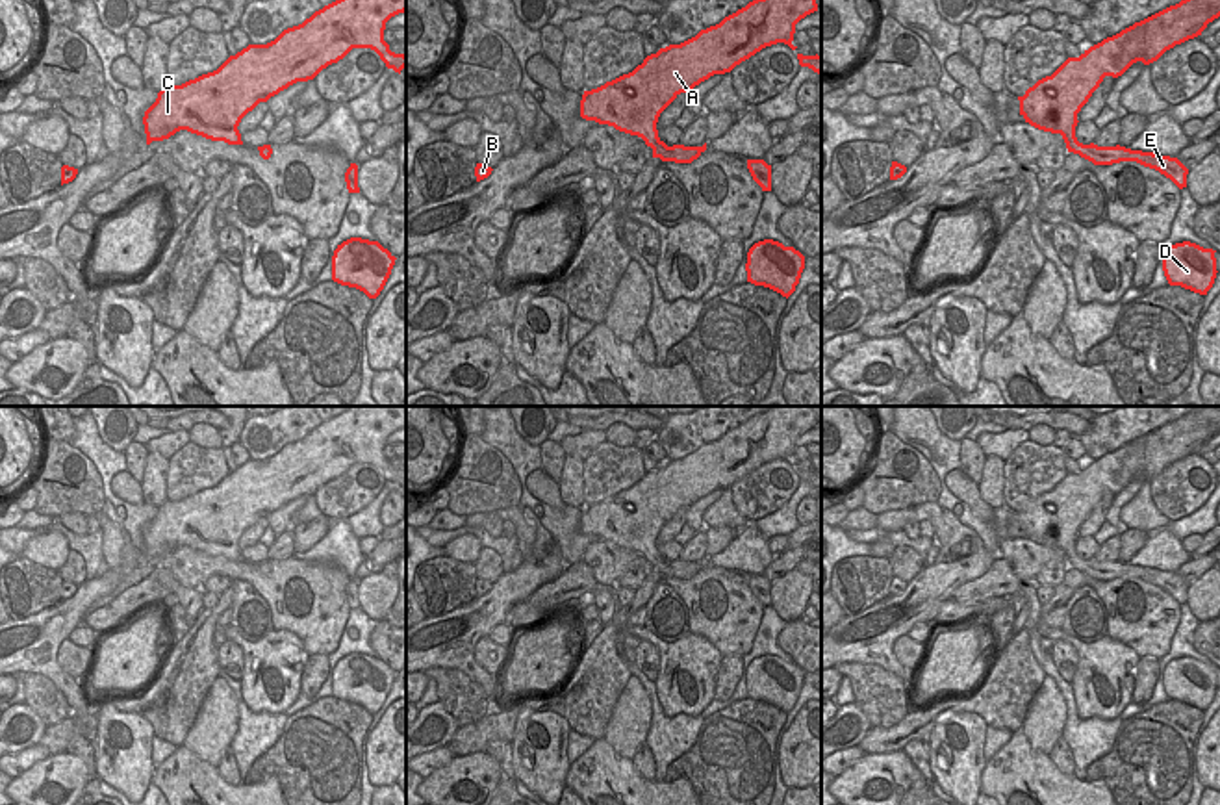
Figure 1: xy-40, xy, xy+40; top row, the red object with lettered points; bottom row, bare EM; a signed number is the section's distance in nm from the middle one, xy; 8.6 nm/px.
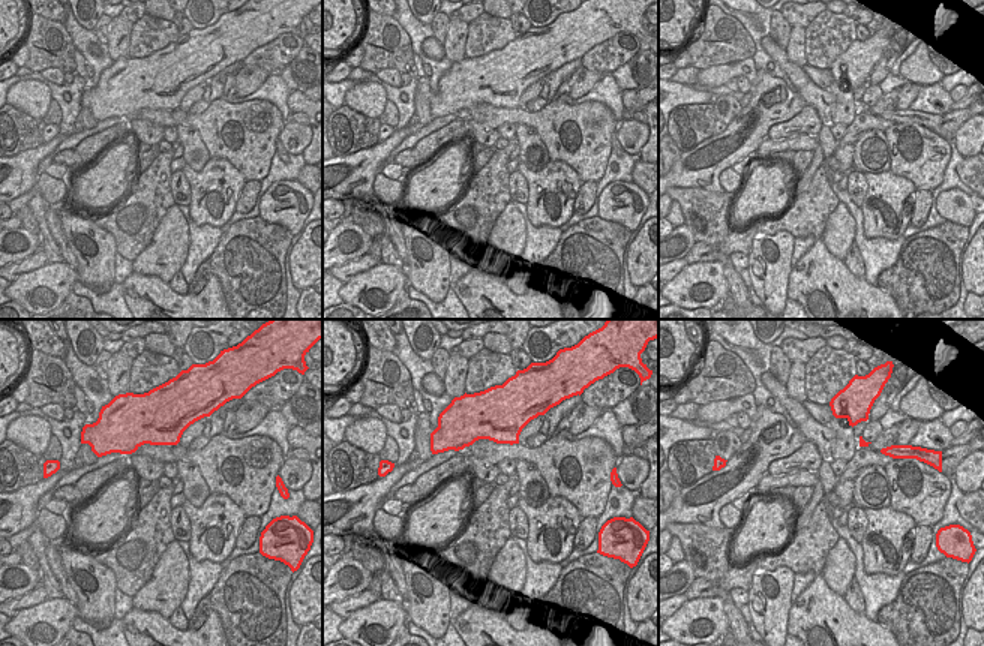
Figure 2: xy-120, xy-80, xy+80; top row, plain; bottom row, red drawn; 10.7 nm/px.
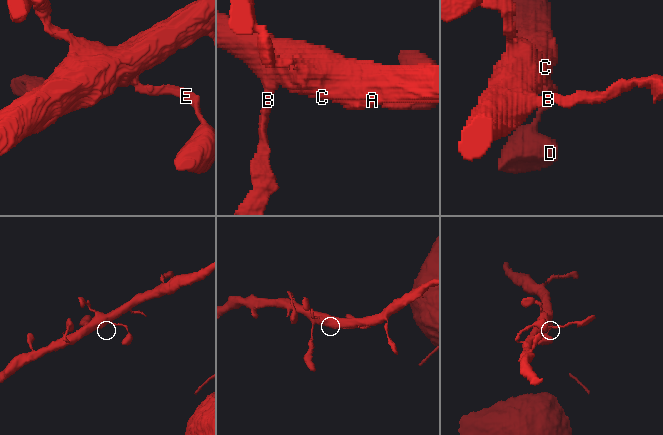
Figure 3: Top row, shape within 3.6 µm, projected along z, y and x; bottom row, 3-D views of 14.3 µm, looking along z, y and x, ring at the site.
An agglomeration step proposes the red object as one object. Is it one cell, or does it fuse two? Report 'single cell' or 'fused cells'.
single cell

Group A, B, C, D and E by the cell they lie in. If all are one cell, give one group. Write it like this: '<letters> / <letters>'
A B C D E

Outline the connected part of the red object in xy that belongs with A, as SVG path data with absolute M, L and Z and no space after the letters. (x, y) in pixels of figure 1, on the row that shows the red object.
M753 0L695 37L647 56L632 72L584 91L580 117L642 137L653 158L692 163L706 143L667 147L656 130L660 113L680 93L714 74L731 72L766 46L784 43L795 50L795 24L814 11L816 0Z

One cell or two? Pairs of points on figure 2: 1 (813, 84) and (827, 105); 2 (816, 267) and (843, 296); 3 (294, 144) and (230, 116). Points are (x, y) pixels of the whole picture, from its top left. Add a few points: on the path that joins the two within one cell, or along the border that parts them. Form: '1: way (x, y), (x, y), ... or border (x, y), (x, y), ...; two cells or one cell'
1: way (813, 89), (822, 101); one cell
2: way (822, 275), (836, 288); one cell
3: border (285, 122), (278, 138); two cells

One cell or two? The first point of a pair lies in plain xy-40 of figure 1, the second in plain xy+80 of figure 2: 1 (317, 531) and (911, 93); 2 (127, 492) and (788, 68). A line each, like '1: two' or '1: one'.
1: one
2: one

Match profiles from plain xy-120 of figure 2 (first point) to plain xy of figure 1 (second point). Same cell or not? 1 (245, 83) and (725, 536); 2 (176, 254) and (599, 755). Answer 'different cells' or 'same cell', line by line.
1: same cell
2: different cells

